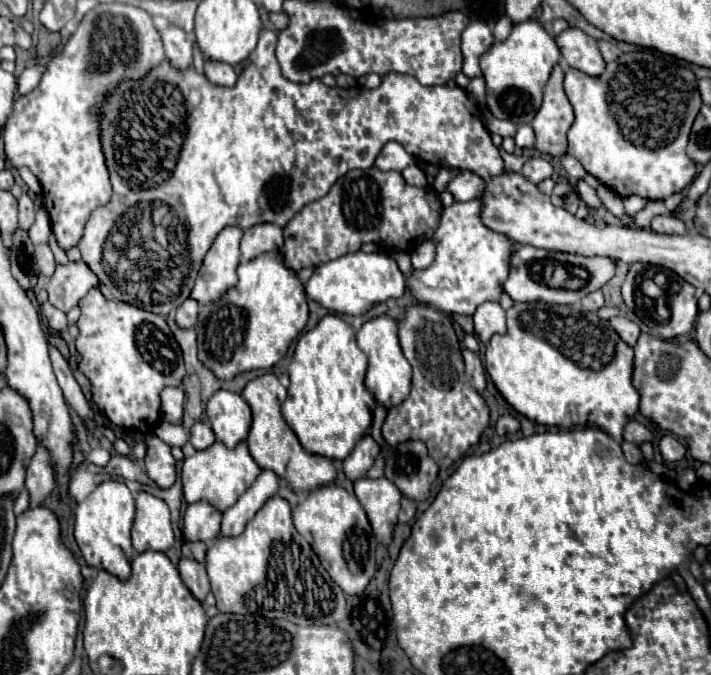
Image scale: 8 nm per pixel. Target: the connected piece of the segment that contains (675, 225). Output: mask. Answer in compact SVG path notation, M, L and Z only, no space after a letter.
M655 216L651 220L651 230L659 234L685 234L687 232L685 224L671 216Z

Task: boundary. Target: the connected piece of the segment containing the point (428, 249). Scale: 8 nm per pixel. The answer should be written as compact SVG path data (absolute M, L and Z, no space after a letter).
M421 242L413 254L413 268L427 268L435 260L435 244L433 242Z

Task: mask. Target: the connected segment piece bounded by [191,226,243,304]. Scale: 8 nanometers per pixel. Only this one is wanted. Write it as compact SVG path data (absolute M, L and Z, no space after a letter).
M227 226L219 232L205 256L205 268L199 270L199 276L191 290L193 300L197 300L199 304L209 304L225 296L229 288L237 286L241 236L243 230L235 226Z

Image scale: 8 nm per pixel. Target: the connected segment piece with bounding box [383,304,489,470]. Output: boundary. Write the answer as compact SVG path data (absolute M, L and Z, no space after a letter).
M413 304L411 308L407 308L405 318L399 322L399 330L397 330L399 344L401 344L405 358L409 360L409 364L413 368L413 388L411 388L409 398L403 404L399 404L387 412L387 418L383 424L383 438L389 446L395 446L405 440L421 440L431 450L431 456L435 458L439 468L447 470L459 458L463 458L473 444L479 442L483 430L489 424L489 408L483 397L467 384L469 380L465 378L463 362L459 360L461 346L459 346L455 328L449 328L445 324L447 314L441 310L423 308L423 306L429 306L429 304Z

